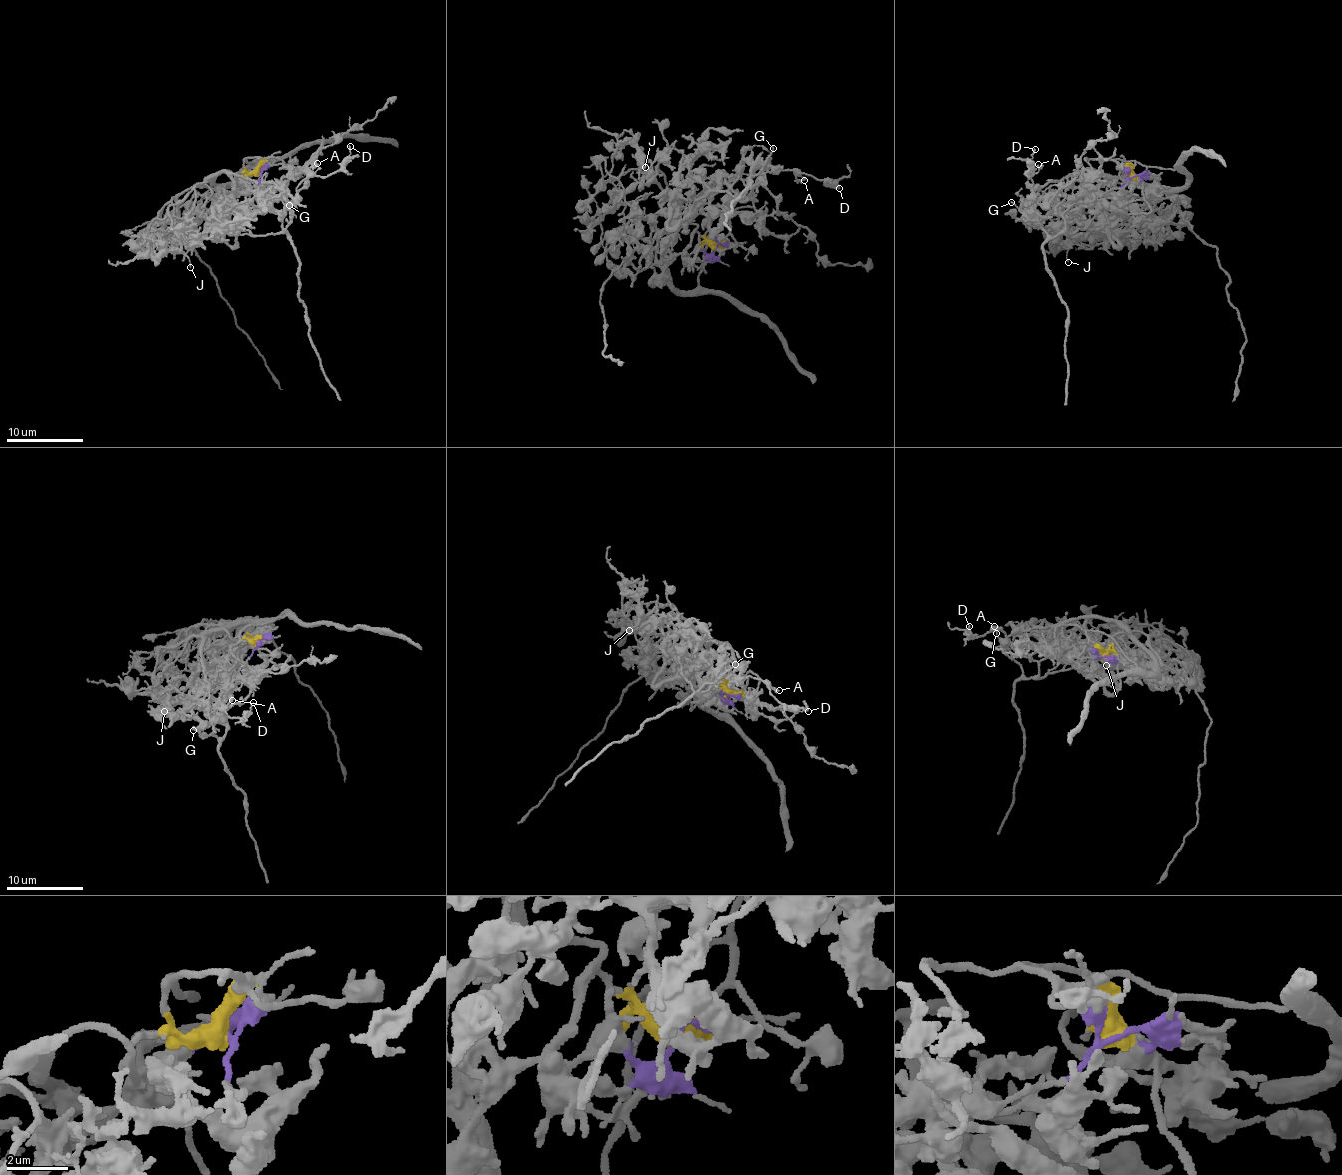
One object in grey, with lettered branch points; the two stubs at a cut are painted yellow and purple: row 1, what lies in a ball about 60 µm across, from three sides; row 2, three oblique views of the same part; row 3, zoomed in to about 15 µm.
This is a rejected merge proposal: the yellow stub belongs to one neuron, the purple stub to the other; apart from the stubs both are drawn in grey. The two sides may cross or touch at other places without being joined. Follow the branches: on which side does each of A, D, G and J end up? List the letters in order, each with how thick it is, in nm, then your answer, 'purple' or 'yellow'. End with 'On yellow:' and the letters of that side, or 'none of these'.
A: 130 nm thick; purple
D: 160 nm thick; purple
G: 130 nm thick; purple
J: 110 nm thick; yellow
On yellow: J

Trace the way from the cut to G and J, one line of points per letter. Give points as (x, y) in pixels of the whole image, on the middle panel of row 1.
G: (714, 247), (721, 220), (774, 147)
J: (714, 247), (701, 238), (696, 224), (679, 220), (658, 165), (664, 157), (644, 168)

